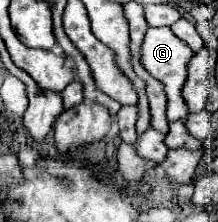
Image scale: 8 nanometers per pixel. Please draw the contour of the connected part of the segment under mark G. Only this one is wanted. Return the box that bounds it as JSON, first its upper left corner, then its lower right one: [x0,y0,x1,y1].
[140,27,194,121]

